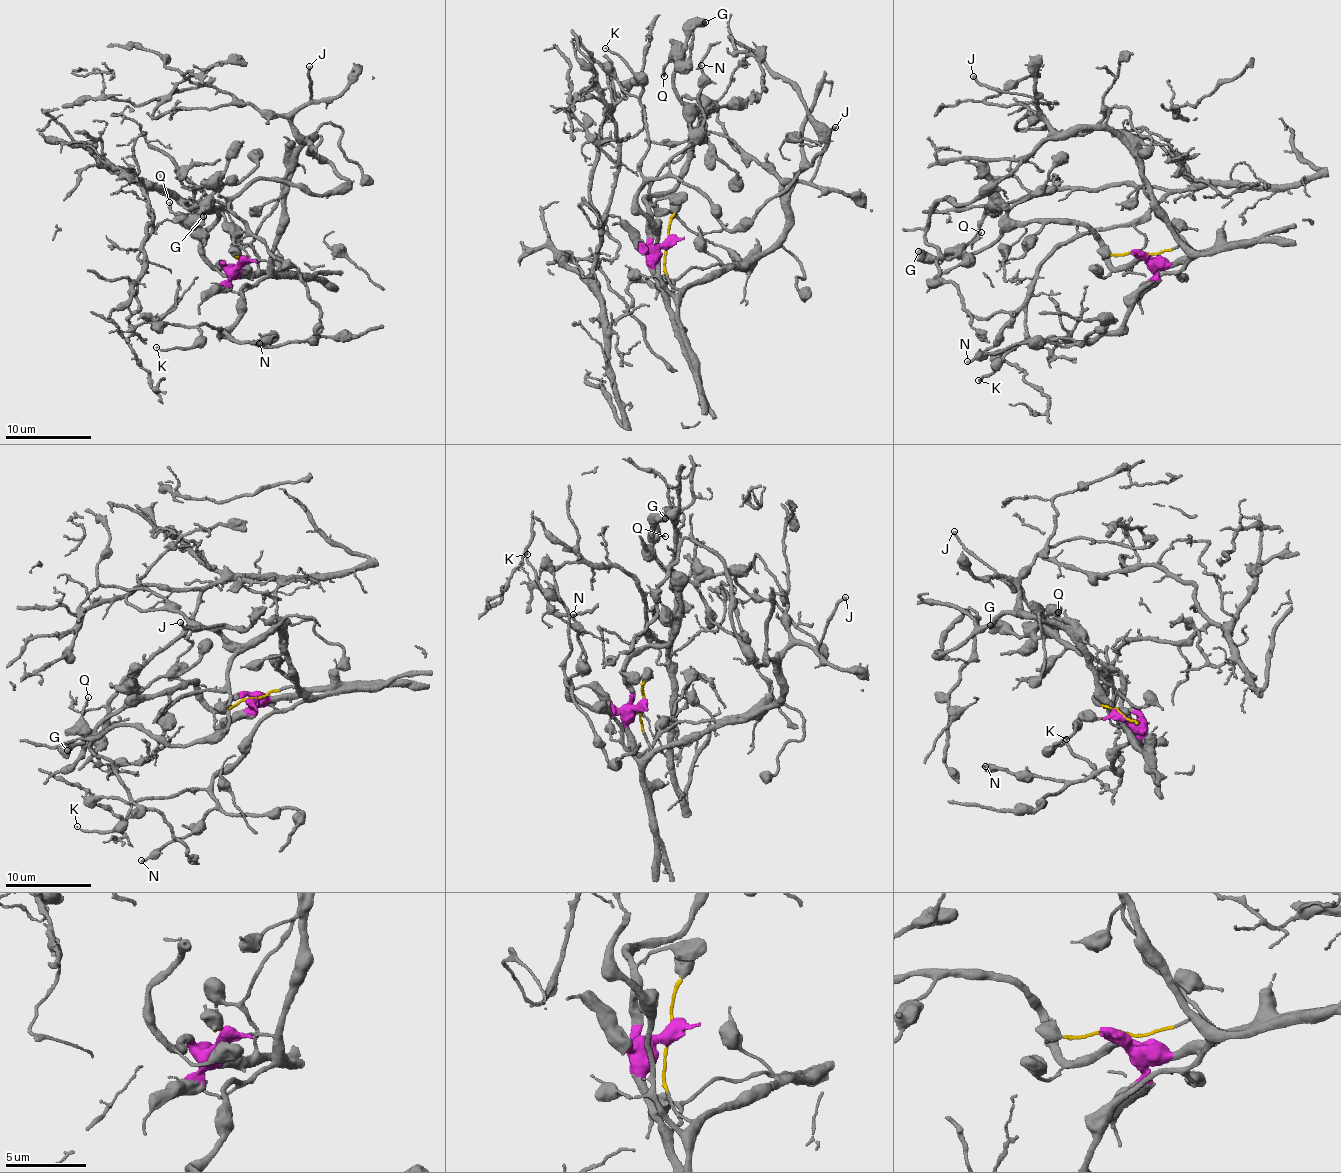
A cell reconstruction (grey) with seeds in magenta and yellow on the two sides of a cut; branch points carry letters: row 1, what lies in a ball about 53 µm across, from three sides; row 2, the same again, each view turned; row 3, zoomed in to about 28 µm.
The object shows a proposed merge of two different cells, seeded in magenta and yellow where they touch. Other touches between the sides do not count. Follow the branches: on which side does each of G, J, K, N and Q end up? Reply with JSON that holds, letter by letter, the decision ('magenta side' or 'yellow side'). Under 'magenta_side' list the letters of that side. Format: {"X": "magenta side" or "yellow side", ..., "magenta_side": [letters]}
{"G": "magenta side", "J": "yellow side", "K": "yellow side", "N": "yellow side", "Q": "magenta side", "magenta_side": ["G", "Q"]}

